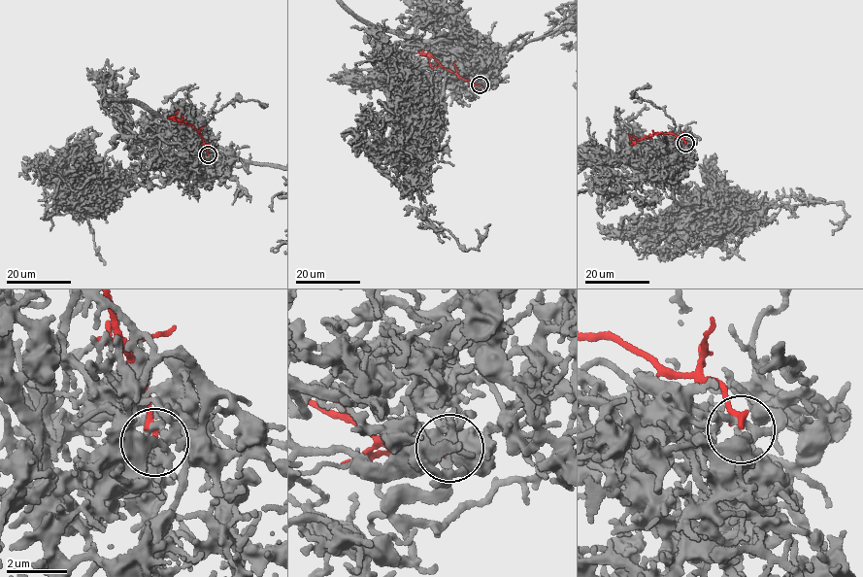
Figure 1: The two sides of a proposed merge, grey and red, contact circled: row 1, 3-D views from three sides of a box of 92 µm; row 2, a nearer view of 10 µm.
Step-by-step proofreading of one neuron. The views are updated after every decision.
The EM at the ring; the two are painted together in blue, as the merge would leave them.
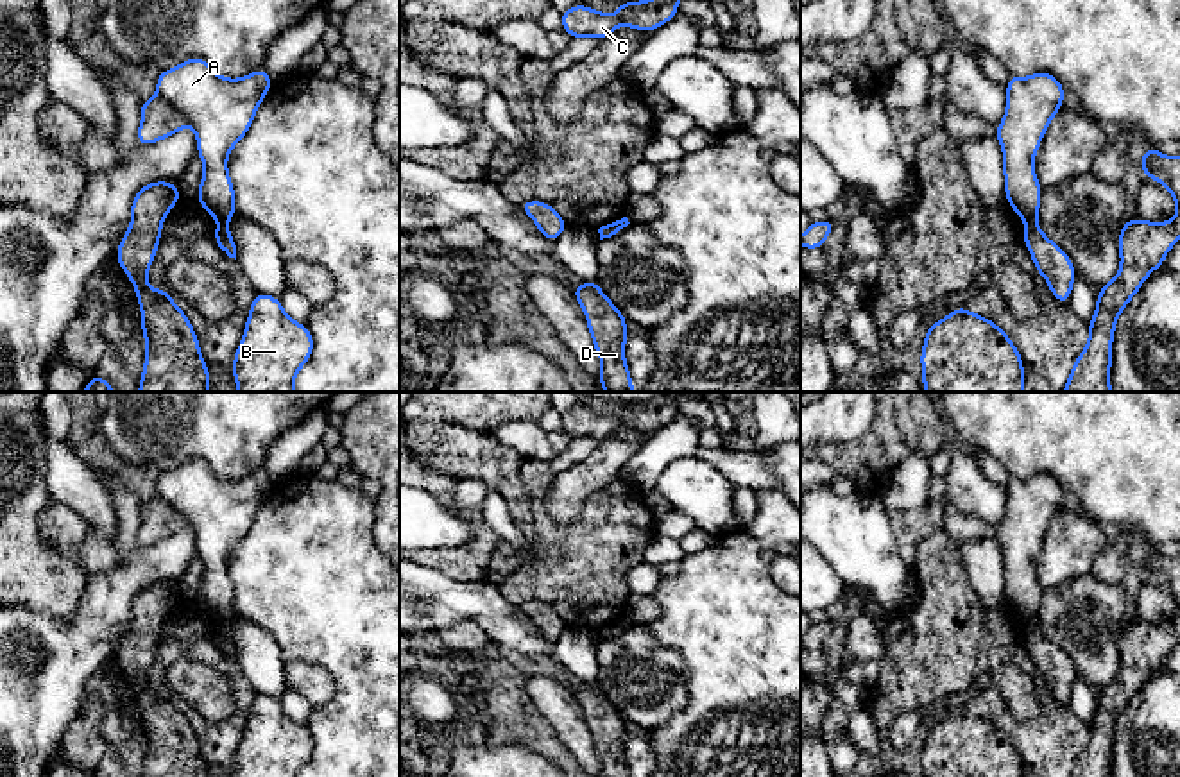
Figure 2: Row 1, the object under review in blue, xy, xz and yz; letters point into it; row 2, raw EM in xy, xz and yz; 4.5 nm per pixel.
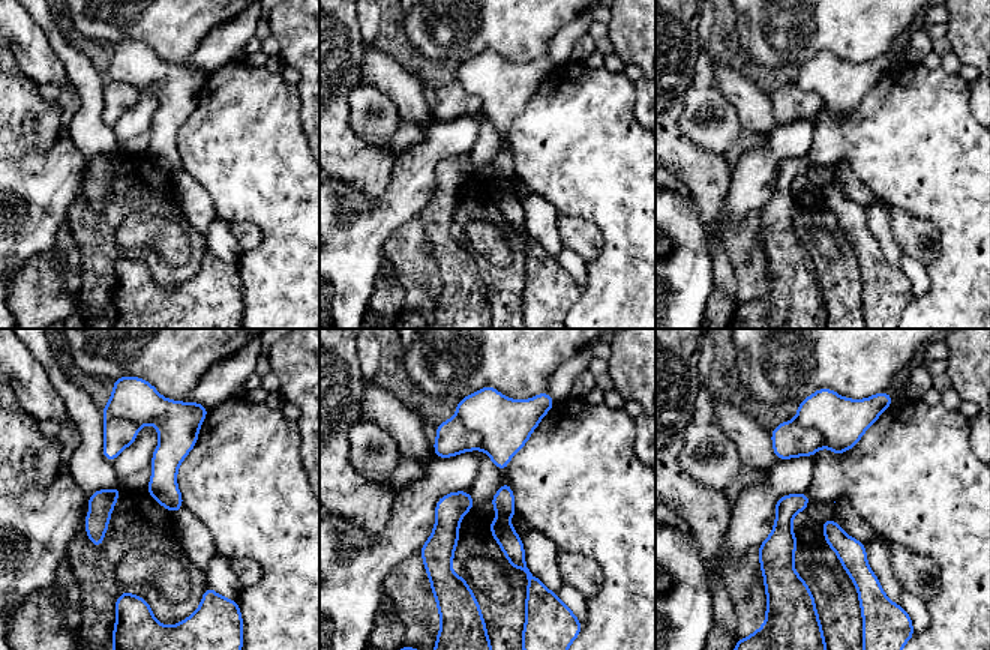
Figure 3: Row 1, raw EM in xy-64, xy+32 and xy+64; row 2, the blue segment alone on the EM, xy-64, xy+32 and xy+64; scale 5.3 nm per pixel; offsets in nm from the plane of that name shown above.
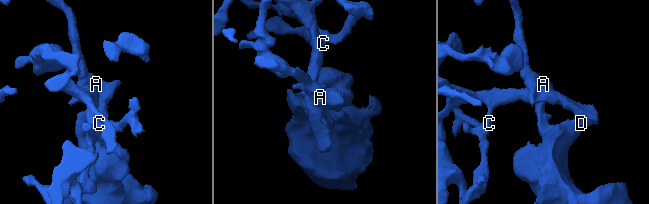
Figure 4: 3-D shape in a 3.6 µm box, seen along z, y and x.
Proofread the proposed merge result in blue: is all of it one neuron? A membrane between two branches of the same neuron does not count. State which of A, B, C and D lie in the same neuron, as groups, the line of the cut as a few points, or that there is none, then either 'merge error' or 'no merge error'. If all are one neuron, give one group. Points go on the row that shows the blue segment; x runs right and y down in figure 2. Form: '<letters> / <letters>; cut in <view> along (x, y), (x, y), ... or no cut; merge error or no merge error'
A / B C D; cut in xy along (158, 93), (179, 110), (190, 124); merge error

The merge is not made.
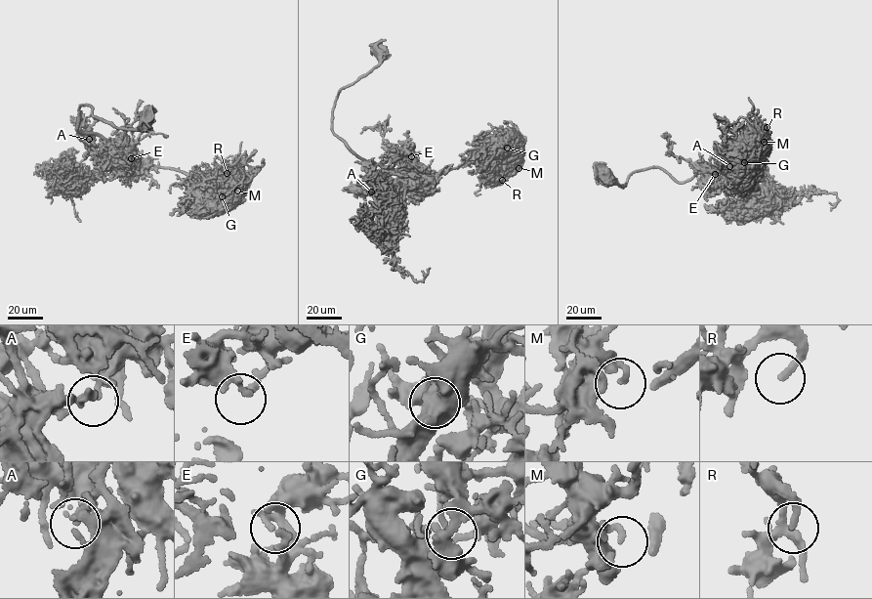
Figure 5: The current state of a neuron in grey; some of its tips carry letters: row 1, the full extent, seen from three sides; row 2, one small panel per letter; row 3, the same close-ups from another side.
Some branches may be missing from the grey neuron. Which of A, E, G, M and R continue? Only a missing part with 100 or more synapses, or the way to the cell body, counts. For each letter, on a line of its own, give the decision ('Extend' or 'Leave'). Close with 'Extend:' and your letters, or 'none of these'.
A: Leave
E: Leave
G: Leave
M: Leave
R: Extend
Extend: R

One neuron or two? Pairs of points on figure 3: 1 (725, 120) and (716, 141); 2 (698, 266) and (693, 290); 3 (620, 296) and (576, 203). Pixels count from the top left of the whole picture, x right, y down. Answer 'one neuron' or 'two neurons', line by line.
1: one neuron
2: one neuron
3: one neuron

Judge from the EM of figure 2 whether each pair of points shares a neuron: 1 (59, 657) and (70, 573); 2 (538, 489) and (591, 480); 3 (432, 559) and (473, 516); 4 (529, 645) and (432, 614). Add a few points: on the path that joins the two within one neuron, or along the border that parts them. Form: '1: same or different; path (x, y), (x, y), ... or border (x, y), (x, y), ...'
1: different; border (86, 586), (68, 620), (25, 606)
2: different; border (557, 475), (543, 498), (543, 507), (559, 529)
3: same; path (450, 559), (461, 559), (478, 541), (478, 534)
4: same; path (505, 623), (489, 609), (455, 609)

